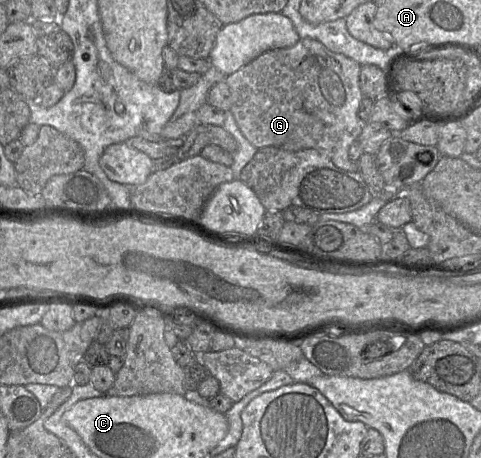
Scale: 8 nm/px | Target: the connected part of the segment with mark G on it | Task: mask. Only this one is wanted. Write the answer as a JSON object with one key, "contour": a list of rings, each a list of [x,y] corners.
{"contour":[[[300,39],[299,42],[297,42],[292,47],[273,49],[262,53],[251,62],[225,78],[225,82],[227,83],[231,91],[230,110],[232,111],[236,123],[242,134],[252,145],[254,145],[258,149],[269,146],[278,146],[289,151],[319,148],[323,149],[328,154],[332,162],[338,168],[349,172],[357,172],[358,164],[357,162],[353,162],[349,158],[348,150],[350,145],[358,139],[364,127],[364,123],[358,116],[359,106],[363,98],[363,93],[360,89],[359,82],[361,67],[362,66],[355,60],[343,54],[335,53],[329,50],[325,45],[315,39]]]}

